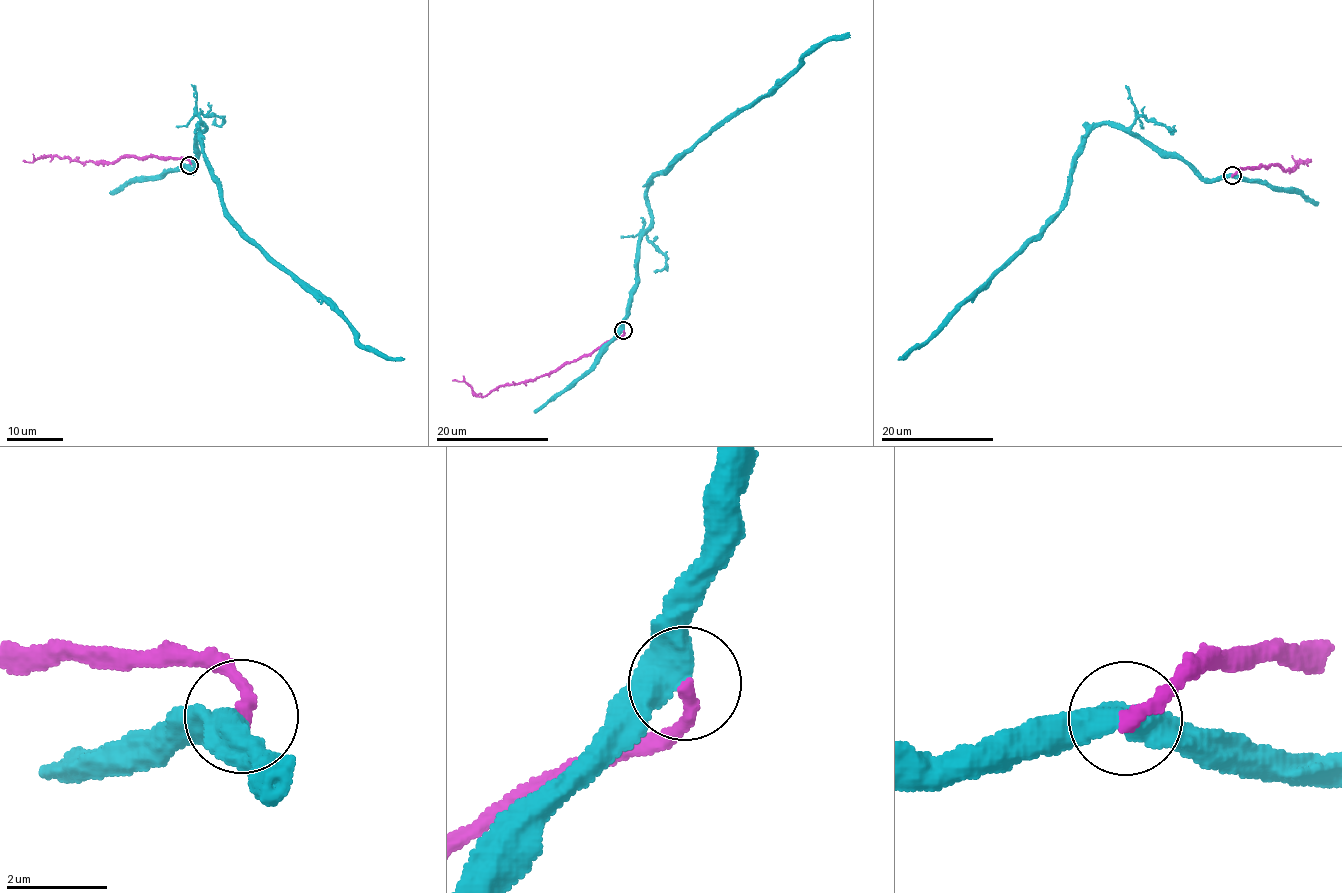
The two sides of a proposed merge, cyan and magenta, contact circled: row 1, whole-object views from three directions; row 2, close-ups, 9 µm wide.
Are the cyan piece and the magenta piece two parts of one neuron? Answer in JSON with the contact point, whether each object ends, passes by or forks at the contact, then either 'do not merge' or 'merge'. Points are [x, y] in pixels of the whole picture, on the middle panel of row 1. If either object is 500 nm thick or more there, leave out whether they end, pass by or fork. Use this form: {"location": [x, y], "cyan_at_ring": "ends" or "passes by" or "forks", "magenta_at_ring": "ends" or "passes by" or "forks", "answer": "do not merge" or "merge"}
{"location": [623, 330], "answer": "do not merge"}

